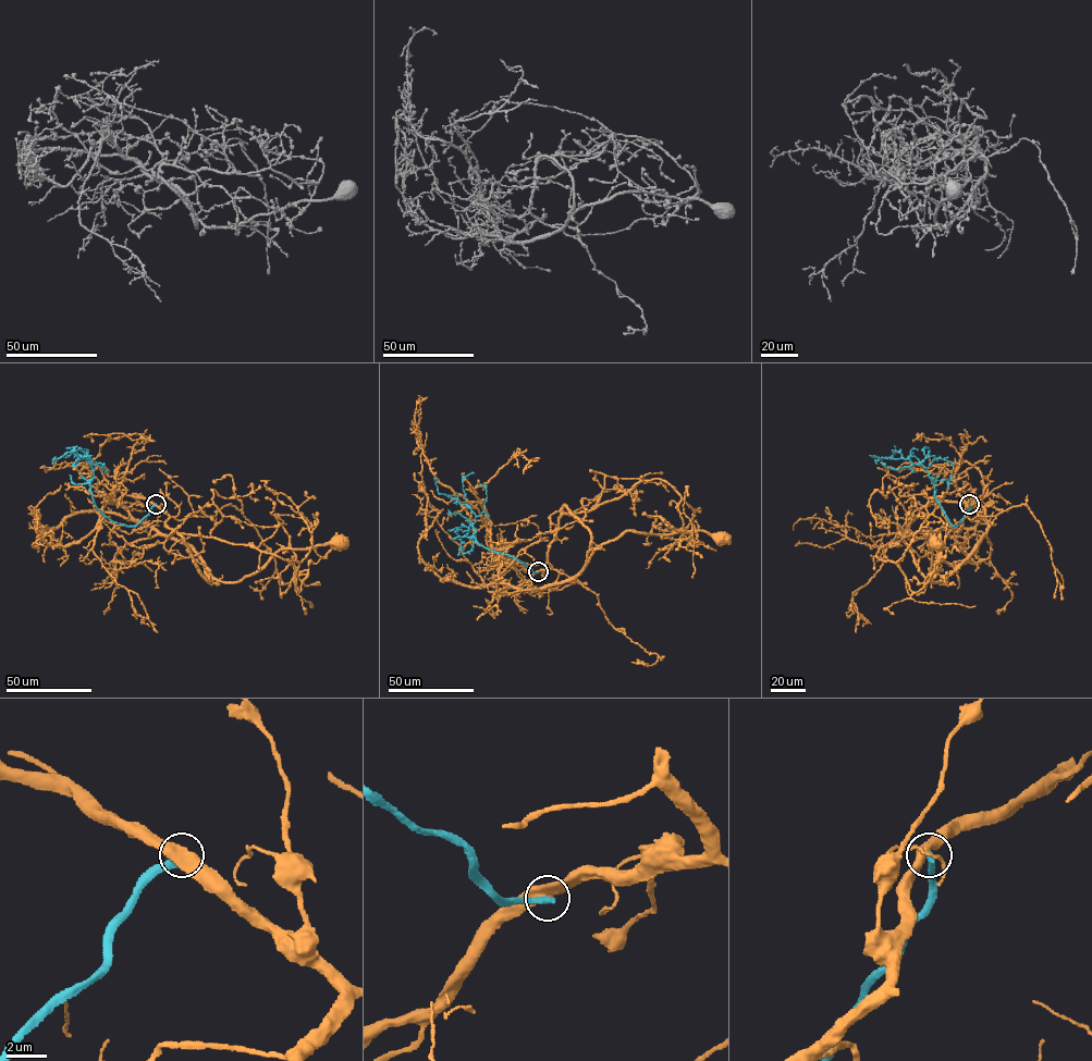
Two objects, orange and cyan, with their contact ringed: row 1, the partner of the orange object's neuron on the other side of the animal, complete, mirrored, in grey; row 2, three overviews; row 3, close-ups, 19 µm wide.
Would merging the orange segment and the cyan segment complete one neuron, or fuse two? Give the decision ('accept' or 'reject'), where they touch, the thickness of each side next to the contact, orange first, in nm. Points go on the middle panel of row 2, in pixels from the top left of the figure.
reject | (538, 571) | 550/420 nm

